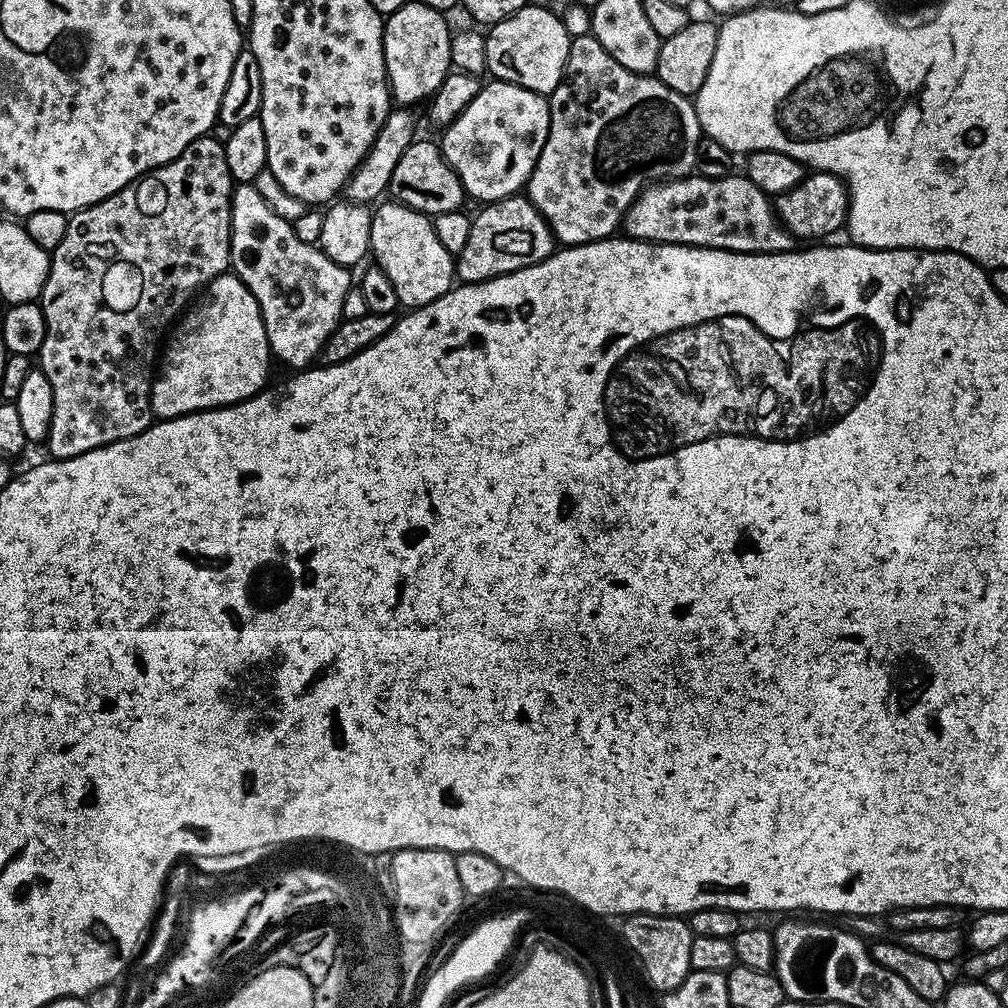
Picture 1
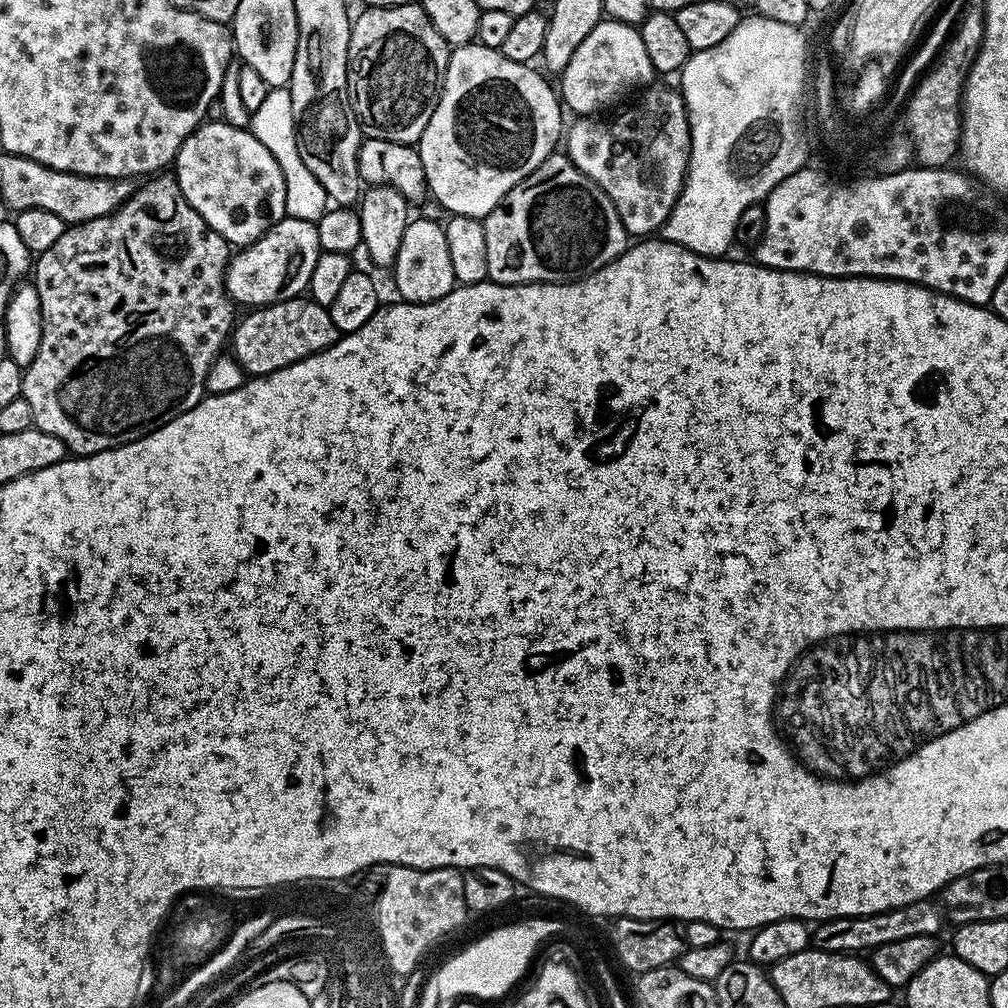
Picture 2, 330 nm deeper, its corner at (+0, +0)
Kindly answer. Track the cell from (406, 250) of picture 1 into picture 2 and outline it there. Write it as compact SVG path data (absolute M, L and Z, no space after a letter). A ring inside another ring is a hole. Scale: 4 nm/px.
M409 219L406 234L402 234L402 246L398 246L398 258L394 265L399 299L410 304L433 304L450 294L457 287L454 266L450 266L450 249L446 246L446 234L439 223L432 220Z

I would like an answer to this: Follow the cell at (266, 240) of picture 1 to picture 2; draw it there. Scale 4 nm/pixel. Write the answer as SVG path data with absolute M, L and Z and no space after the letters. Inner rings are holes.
M223 120L201 124L182 142L174 161L174 175L186 202L229 245L252 244L286 215L282 170L278 170L274 154L248 128L235 128Z

